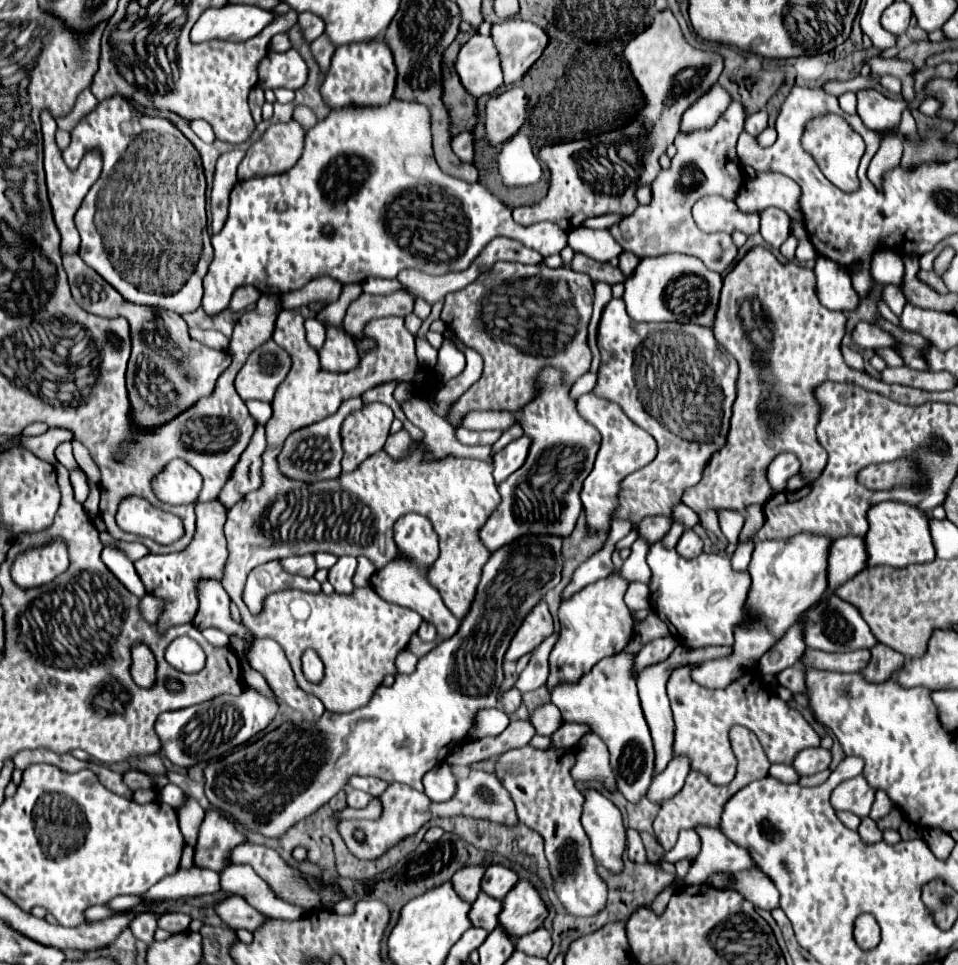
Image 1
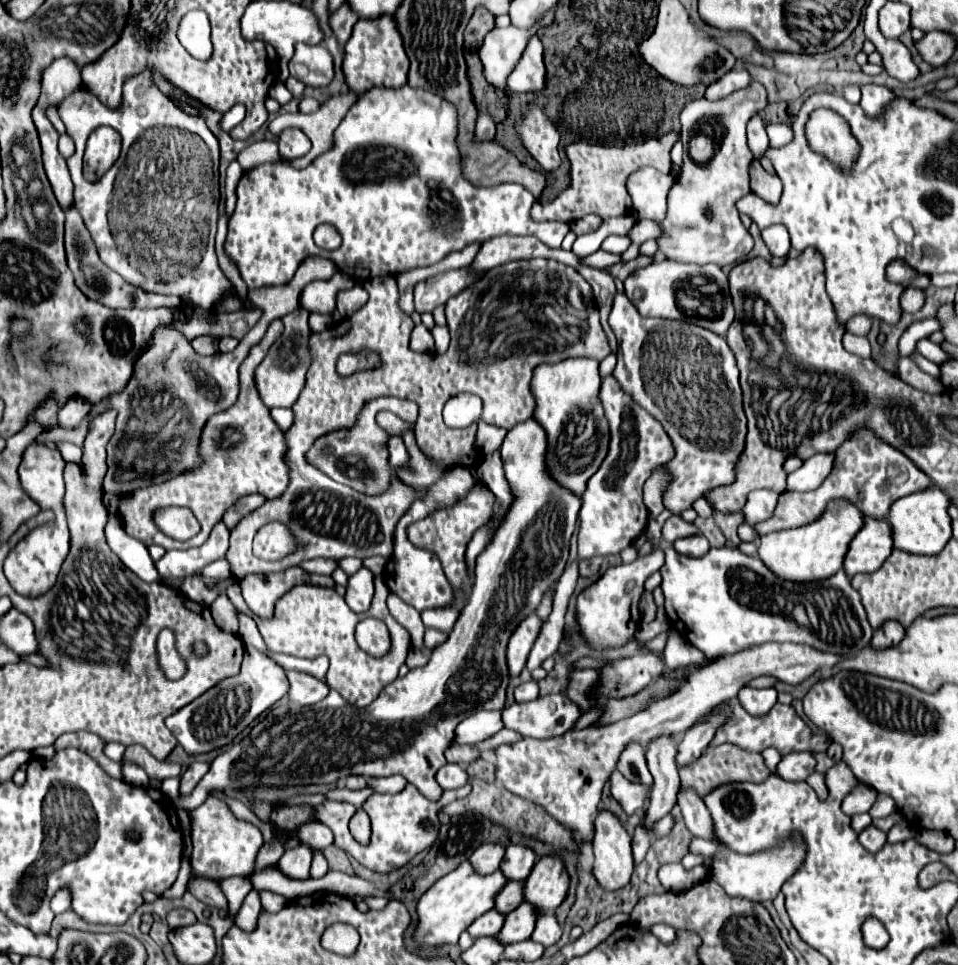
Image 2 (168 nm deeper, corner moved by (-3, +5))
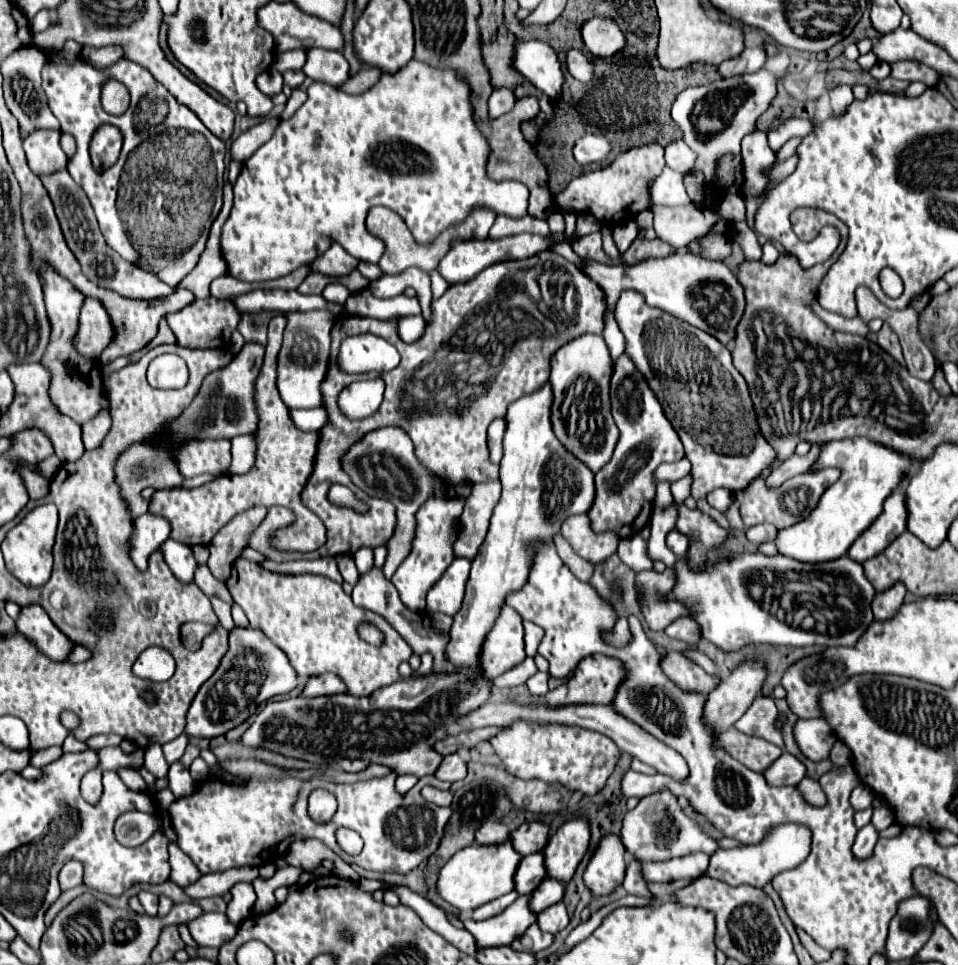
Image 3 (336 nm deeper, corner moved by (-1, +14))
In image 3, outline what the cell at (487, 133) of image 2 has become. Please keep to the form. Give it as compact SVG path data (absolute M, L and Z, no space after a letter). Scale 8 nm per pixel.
M501 87L501 89L495 89L493 95L489 97L489 113L491 117L501 117L505 113L509 113L517 103L517 97L513 93L513 89L507 89L507 87Z

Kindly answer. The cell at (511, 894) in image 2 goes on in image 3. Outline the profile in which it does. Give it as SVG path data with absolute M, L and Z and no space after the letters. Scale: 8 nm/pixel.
M537 851L535 855L527 855L515 875L515 891L521 895L533 893L537 889L537 885L547 877L545 873L545 855L543 851Z

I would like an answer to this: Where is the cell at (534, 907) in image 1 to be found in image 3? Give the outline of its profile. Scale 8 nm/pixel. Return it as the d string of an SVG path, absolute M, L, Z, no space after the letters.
M573 817L565 821L549 839L545 853L545 865L549 877L569 881L585 857L591 841L591 821L587 817Z

